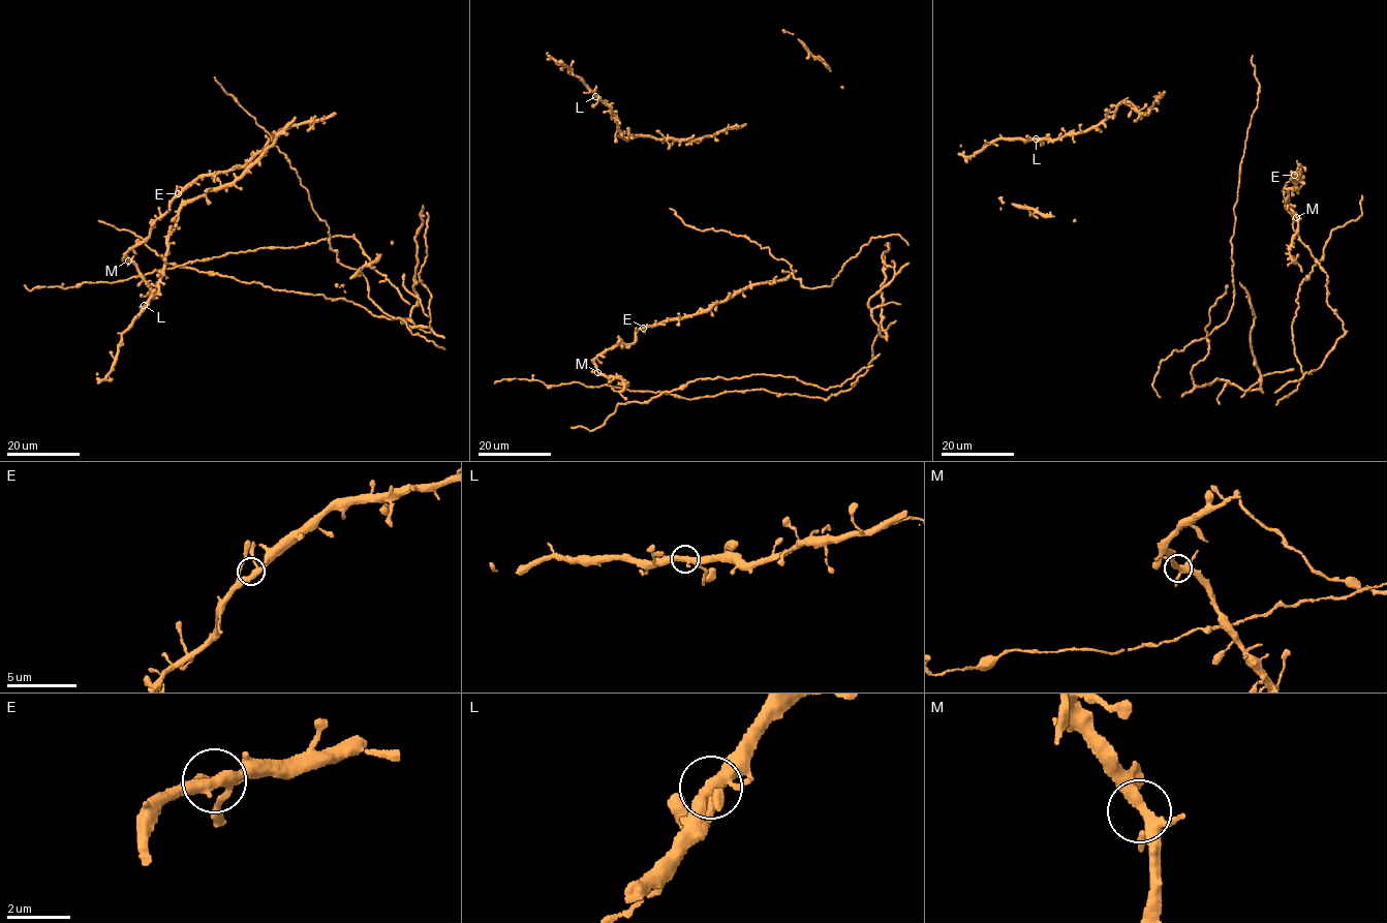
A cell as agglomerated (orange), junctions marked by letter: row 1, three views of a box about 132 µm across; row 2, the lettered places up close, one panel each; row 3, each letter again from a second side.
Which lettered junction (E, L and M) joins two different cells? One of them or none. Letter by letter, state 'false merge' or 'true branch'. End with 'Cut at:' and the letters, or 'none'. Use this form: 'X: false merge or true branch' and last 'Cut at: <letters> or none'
E: true branch
L: true branch
M: true branch
Cut at: none

